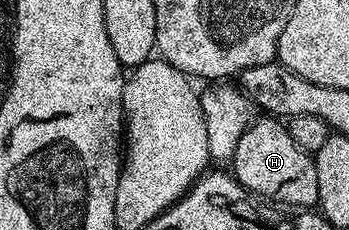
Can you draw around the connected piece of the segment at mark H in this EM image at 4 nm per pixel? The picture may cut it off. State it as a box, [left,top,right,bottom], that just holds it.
[231,117,319,209]

